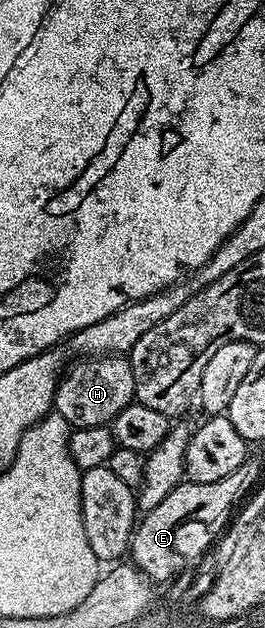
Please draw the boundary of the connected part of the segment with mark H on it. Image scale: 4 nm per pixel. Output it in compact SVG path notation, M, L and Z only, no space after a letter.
M87 356L66 367L55 393L53 410L65 416L72 428L105 426L134 401L133 368L126 357Z

